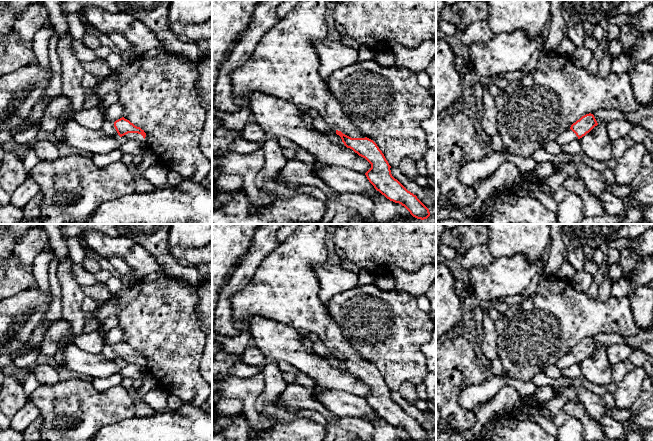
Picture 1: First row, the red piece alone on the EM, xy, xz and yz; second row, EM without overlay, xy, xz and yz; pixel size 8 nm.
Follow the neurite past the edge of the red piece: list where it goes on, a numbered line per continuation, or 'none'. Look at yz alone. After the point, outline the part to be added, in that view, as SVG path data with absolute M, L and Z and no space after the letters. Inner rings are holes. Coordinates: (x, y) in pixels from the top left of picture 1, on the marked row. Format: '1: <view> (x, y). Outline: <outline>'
1: yz (567, 136). Outline: M569 128L566 131L562 132L556 139L555 142L557 142L559 145L568 144L572 141L577 140L578 137L576 134Z

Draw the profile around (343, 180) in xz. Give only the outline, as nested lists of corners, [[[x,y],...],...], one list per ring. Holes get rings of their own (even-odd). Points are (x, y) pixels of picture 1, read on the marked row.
[[[326,165],[321,169],[313,167],[312,173],[338,193],[362,195],[371,200],[377,197],[376,189],[363,173],[337,165]]]

